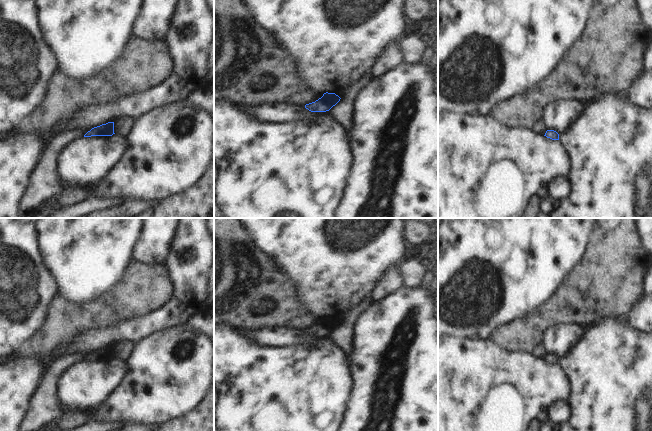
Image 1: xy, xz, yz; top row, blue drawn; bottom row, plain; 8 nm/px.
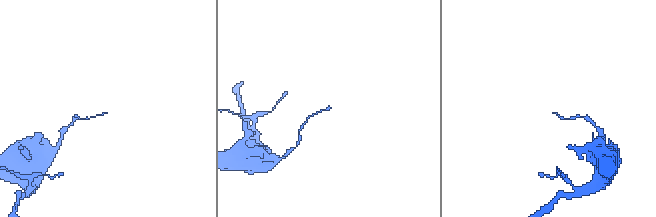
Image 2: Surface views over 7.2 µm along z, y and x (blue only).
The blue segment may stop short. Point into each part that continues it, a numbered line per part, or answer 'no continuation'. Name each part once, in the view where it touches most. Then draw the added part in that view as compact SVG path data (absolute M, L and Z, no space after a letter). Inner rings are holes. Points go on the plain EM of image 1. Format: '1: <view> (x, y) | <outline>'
no continuation

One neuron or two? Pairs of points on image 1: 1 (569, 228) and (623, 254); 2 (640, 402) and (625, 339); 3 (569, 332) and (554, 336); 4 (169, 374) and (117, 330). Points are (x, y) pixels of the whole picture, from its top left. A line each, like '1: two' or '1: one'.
1: two
2: one
3: one
4: two

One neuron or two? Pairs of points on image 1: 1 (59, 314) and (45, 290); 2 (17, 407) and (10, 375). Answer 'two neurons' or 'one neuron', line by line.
1: two neurons
2: one neuron

